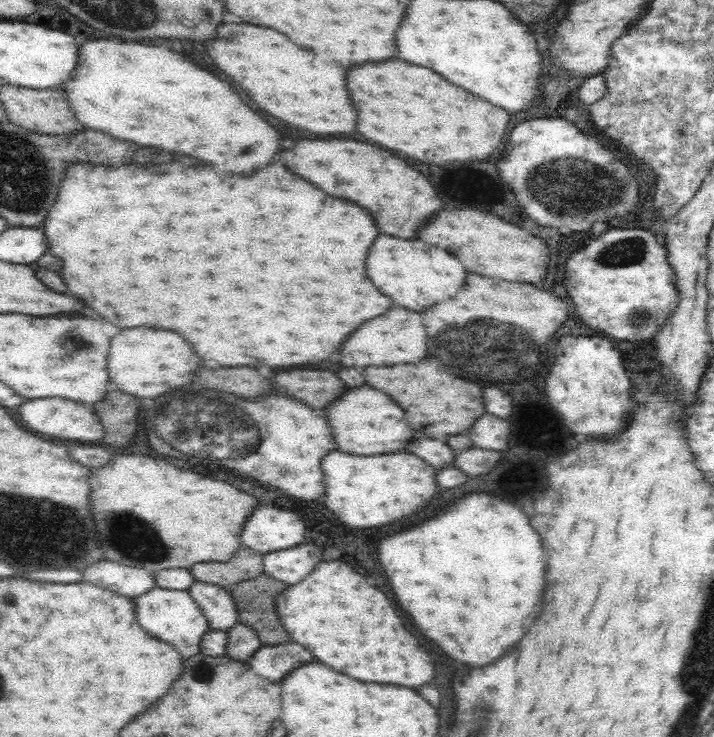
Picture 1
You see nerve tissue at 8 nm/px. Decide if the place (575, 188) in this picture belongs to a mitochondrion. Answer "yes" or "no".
yes

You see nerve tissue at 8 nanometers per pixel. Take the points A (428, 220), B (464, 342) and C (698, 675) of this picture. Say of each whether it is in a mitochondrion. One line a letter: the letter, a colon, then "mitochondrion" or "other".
A: other
B: mitochondrion
C: mitochondrion

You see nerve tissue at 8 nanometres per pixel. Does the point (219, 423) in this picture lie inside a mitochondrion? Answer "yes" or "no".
yes

